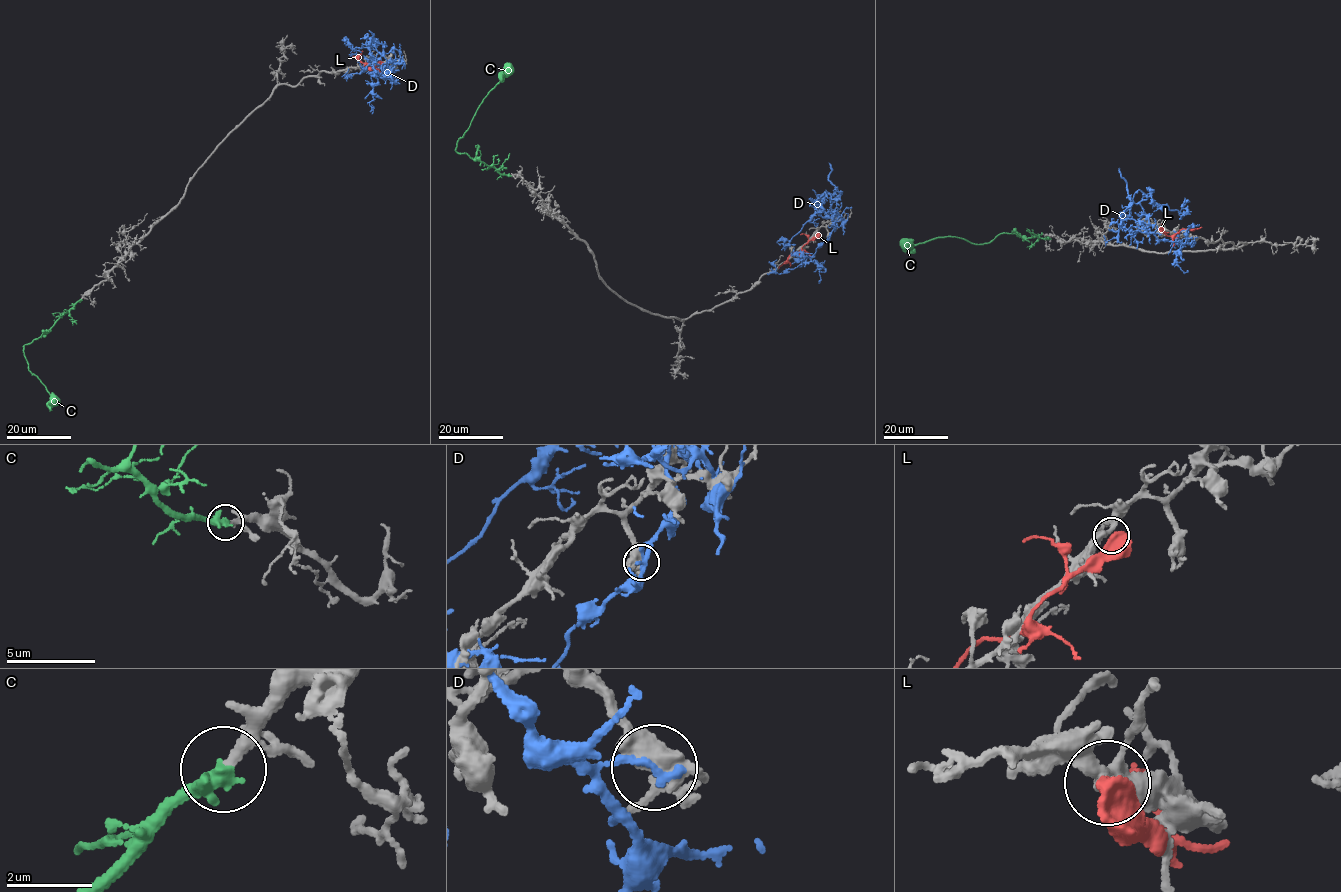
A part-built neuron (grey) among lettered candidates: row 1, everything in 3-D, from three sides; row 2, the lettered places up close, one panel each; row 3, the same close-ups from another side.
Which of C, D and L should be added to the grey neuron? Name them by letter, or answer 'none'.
C

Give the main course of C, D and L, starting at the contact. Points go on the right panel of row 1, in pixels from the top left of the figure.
C: (1048, 238), (1000, 233), (987, 243), (971, 243), (948, 236), (929, 240), (907, 249), (900, 245)
D: (1159, 234), (1150, 231), (1144, 221), (1121, 218), (1122, 213), (1150, 196), (1154, 203), (1183, 213), (1189, 201)
L: (1159, 228), (1170, 236), (1183, 229), (1201, 227)

